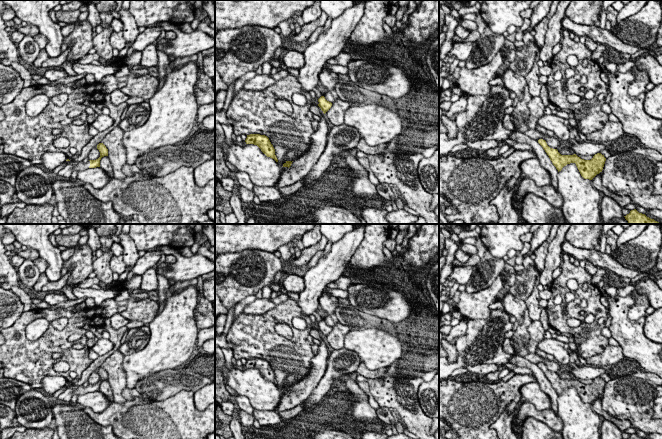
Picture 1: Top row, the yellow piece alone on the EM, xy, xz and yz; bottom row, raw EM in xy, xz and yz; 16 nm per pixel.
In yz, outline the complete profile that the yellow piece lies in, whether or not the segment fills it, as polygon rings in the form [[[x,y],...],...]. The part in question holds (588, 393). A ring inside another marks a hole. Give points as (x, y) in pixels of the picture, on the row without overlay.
[[[539,363],[538,367],[543,371],[558,396],[567,388],[575,387],[581,400],[592,404],[603,394],[606,382],[601,377],[595,378],[591,384],[584,384],[576,378],[561,379],[557,373],[550,372],[543,363]]]

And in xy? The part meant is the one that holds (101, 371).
[[[99,367],[97,369],[97,373],[100,376],[100,381],[96,384],[89,384],[86,387],[83,387],[83,386],[75,387],[73,384],[70,385],[69,383],[67,383],[64,387],[72,388],[73,394],[76,394],[76,395],[83,395],[83,394],[86,394],[88,392],[100,391],[101,382],[104,380],[108,380],[108,373],[106,372],[106,370],[103,367]]]

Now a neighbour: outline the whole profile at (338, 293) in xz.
[[[326,287],[324,291],[336,298],[348,298],[349,295],[348,291],[344,291],[342,289],[337,288]]]

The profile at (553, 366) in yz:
[[[529,353],[524,358],[536,365],[538,365],[539,363],[545,364],[547,369],[553,373],[558,374],[561,370],[561,365],[557,361],[548,360],[548,359],[544,360],[543,358],[538,356],[536,353]]]

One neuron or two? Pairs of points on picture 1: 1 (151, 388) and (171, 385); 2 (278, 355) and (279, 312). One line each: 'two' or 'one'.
1: one
2: one

